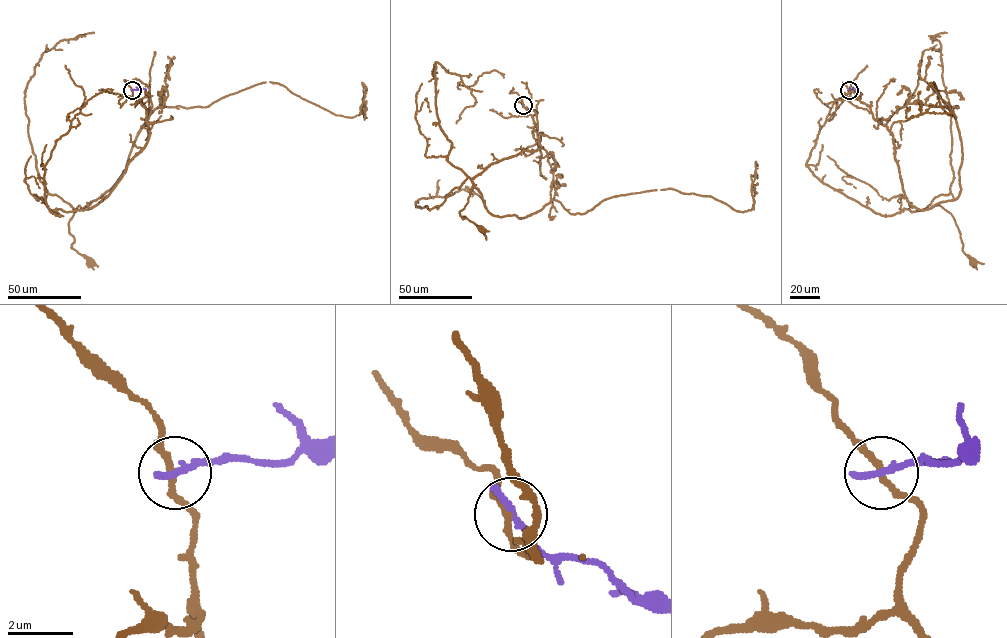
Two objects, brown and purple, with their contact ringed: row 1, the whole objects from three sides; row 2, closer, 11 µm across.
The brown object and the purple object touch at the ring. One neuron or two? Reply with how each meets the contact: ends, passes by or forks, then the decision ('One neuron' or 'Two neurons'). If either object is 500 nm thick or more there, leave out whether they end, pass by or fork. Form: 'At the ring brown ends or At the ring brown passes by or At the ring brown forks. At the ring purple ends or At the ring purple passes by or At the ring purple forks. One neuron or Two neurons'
At the ring brown passes by. At the ring purple ends. Two neurons

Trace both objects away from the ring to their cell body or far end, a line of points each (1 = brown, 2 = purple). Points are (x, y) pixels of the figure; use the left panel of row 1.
1: (131, 90), (145, 108), (146, 144), (114, 188), (89, 209), (79, 205), (68, 222), (72, 247), (89, 262)
2: (131, 90), (146, 89)

